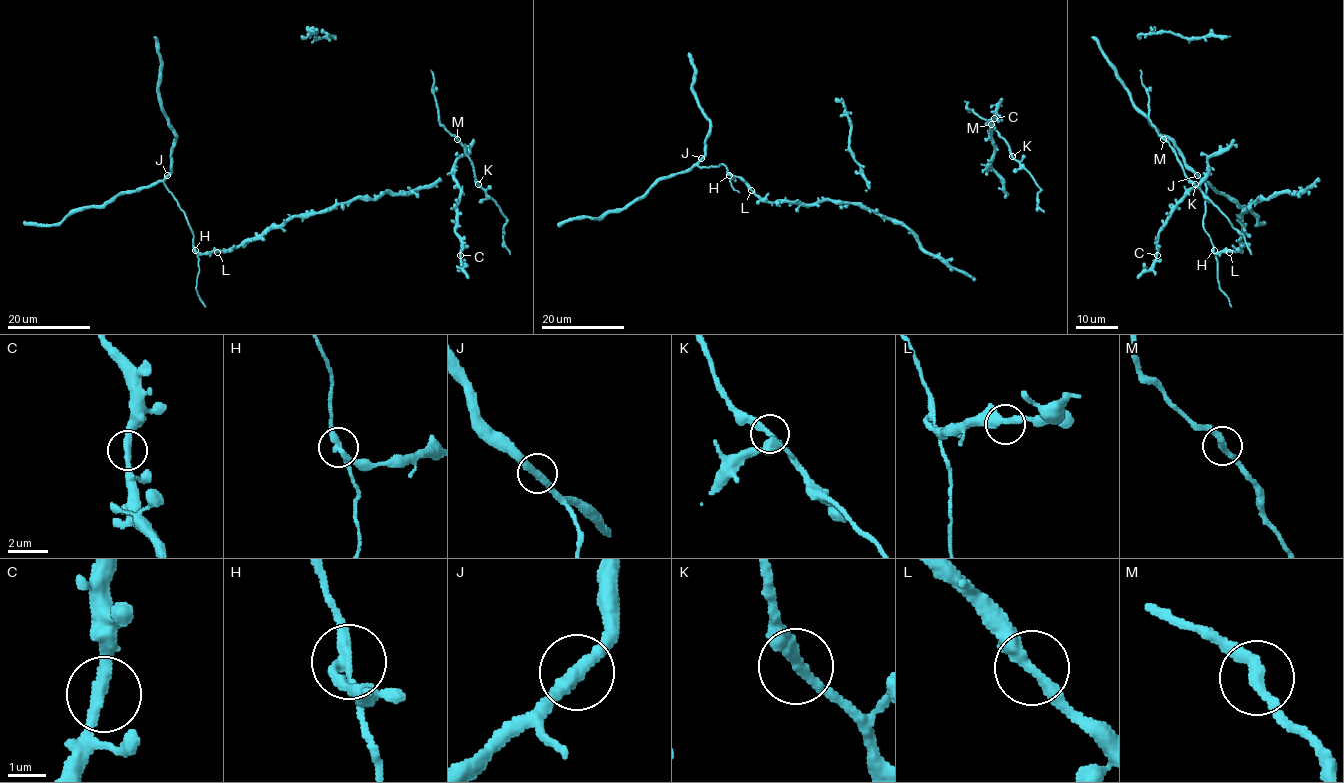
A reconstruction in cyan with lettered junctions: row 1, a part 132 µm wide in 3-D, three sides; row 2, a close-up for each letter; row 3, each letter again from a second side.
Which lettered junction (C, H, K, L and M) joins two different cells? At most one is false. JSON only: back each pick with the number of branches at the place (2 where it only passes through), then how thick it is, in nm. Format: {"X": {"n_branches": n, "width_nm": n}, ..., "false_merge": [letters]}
{"H": {"n_branches": 2, "width_nm": 320}, "false_merge": ["H"]}

